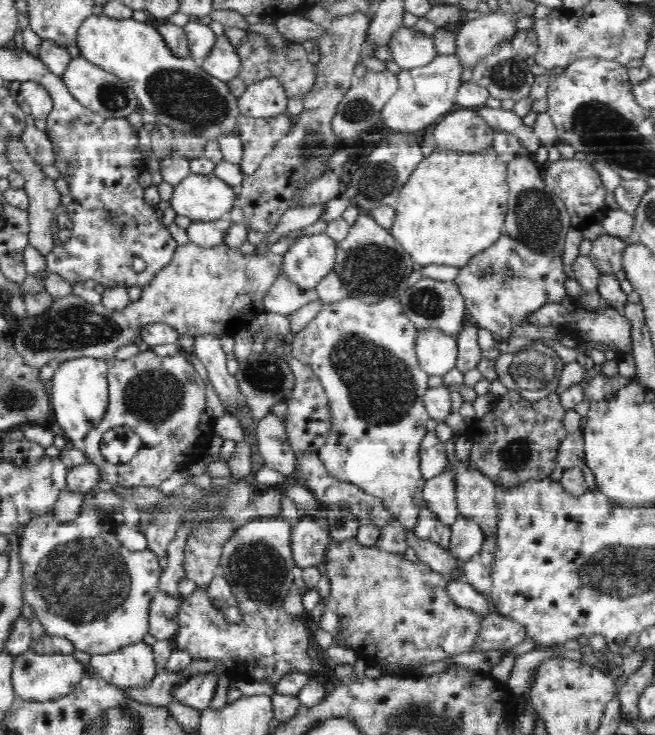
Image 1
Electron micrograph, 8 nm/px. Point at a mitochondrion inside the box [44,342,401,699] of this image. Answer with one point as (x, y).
(258, 570)

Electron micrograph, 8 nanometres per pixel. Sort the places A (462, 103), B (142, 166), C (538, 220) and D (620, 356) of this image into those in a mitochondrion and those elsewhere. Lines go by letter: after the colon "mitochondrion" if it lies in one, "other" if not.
A: other
B: other
C: mitochondrion
D: other

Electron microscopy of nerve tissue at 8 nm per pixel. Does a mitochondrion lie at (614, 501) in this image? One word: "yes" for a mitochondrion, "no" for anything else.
no

